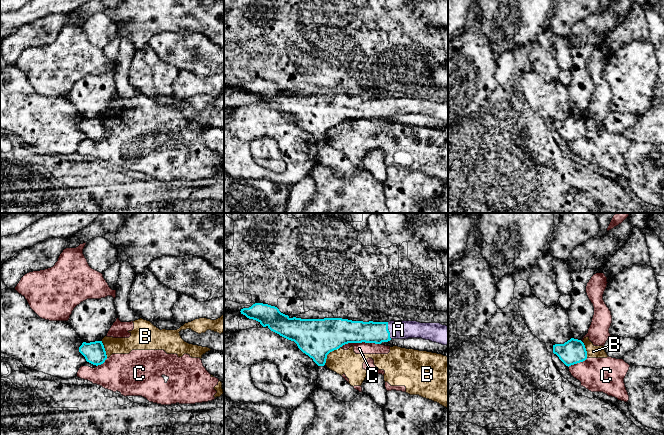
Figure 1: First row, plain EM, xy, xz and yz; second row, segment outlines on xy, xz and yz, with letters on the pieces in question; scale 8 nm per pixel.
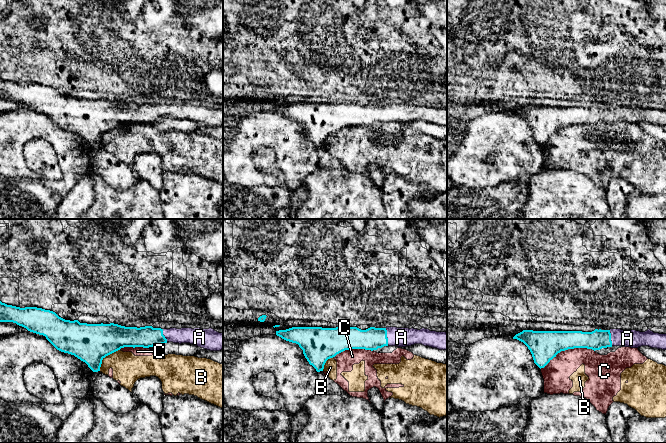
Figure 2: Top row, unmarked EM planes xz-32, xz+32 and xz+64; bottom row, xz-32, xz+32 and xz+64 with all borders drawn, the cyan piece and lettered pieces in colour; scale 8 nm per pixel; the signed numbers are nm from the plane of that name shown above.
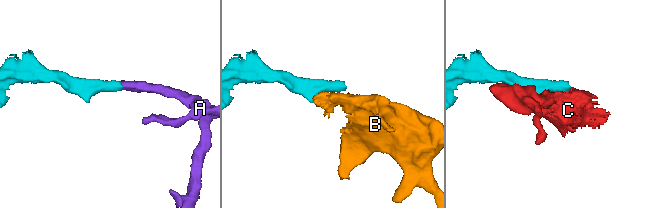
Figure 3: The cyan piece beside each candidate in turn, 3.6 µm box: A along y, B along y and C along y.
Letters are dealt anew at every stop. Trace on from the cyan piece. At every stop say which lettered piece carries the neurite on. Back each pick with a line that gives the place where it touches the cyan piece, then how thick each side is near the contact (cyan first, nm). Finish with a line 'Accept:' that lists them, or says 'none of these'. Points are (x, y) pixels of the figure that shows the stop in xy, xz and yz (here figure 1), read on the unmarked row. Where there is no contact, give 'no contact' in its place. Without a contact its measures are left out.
A: xz (388, 106) | 180/140 nm
Accept: A

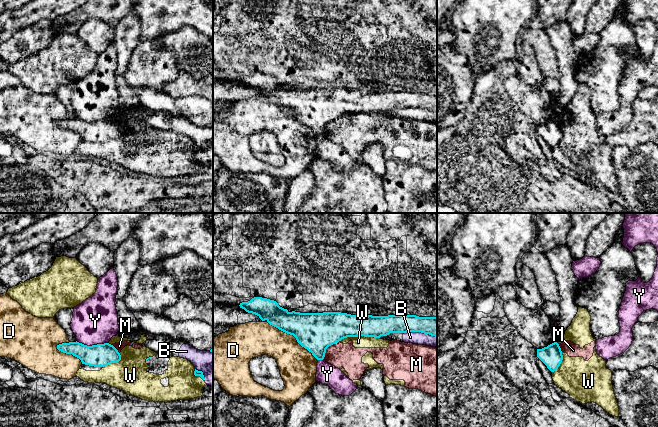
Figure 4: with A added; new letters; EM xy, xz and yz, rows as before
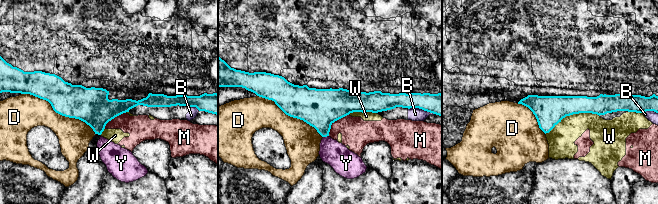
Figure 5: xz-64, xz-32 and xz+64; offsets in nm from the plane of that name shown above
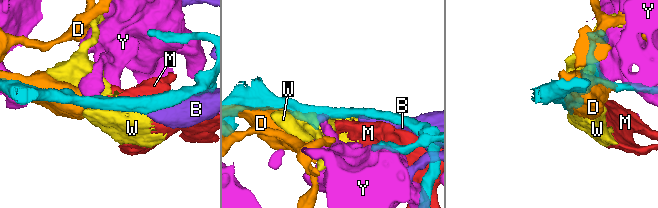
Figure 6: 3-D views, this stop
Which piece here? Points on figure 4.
Accept: none of these

